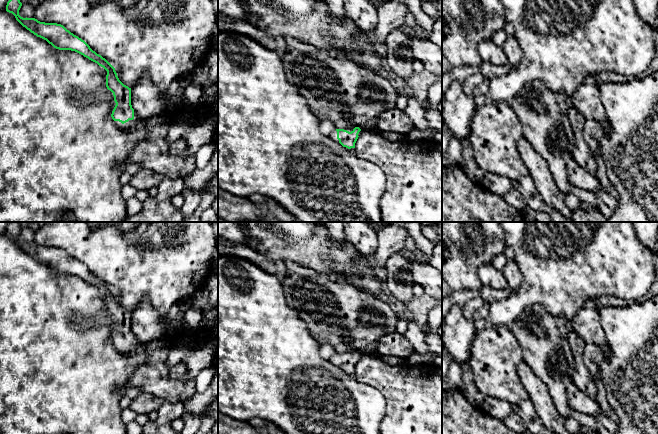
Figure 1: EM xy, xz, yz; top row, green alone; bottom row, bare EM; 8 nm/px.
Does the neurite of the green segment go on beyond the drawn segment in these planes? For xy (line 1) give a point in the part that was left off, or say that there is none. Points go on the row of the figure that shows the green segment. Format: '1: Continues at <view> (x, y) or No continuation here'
1: Continues at xy (152, 153)

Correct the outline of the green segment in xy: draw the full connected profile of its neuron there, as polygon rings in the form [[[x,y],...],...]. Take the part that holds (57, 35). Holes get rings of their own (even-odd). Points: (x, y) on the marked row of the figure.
[[[9,0],[6,11],[12,13],[23,27],[37,37],[46,40],[54,48],[75,51],[107,71],[106,87],[114,96],[114,100],[110,103],[110,118],[117,127],[131,133],[138,122],[145,123],[148,138],[136,145],[136,150],[130,156],[130,163],[137,163],[142,168],[153,170],[162,176],[179,177],[184,181],[196,169],[195,156],[176,158],[169,155],[165,138],[172,118],[169,115],[140,118],[131,105],[131,88],[119,80],[115,68],[105,58],[93,51],[84,40],[61,24],[21,17],[19,15],[21,6],[20,0]]]

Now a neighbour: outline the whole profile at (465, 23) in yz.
[[[442,0],[442,75],[457,67],[481,64],[478,44],[492,39],[506,23],[504,9],[499,0]]]

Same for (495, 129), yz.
[[[480,101],[470,123],[469,141],[475,161],[485,172],[505,176],[516,182],[529,175],[529,170],[518,150],[518,141],[523,137],[522,124],[511,105],[507,102]]]

